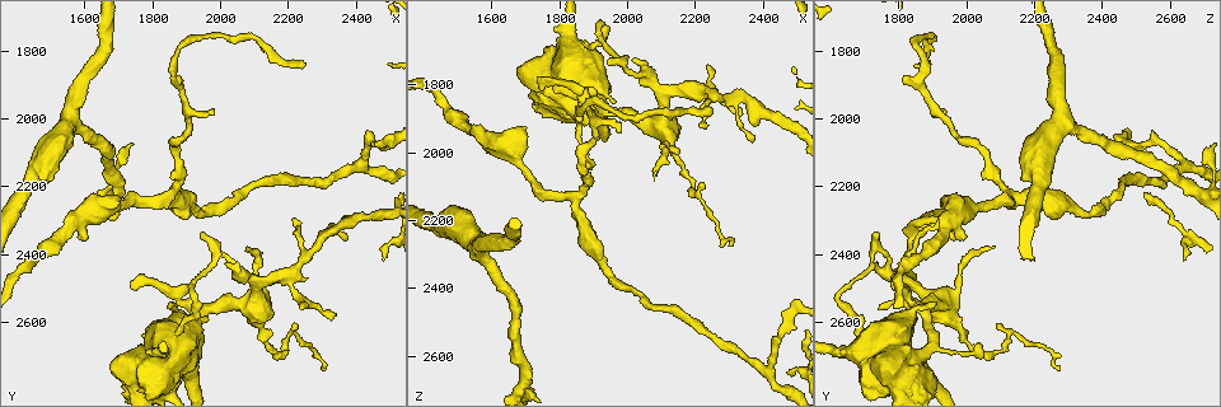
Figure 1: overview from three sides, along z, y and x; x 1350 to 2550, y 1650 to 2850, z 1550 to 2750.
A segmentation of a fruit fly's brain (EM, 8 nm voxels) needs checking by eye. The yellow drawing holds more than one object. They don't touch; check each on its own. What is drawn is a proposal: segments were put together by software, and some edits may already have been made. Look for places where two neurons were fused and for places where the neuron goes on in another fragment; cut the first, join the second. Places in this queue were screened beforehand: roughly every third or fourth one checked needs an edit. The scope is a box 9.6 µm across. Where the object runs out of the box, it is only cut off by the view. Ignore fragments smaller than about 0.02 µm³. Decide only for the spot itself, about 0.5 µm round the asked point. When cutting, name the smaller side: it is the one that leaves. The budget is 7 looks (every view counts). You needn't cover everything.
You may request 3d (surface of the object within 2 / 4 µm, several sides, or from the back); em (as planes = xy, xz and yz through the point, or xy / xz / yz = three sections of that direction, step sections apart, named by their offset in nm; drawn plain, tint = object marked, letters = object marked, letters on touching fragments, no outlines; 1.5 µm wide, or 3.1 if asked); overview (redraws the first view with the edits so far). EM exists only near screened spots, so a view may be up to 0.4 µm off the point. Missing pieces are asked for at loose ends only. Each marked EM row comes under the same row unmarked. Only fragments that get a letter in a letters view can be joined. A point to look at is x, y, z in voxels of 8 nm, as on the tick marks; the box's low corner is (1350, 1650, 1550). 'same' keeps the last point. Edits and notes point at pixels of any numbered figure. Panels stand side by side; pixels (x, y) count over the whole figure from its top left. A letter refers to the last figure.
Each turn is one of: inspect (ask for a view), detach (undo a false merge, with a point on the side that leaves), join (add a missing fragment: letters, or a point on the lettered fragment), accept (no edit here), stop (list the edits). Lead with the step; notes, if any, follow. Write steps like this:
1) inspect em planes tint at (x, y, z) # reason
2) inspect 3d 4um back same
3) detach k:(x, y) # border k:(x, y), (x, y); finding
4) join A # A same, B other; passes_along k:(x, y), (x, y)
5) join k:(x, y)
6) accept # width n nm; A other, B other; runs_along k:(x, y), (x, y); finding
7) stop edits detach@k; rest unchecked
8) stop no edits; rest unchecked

inspect 3d 4um at (1990, 1970, 1940) # an open end

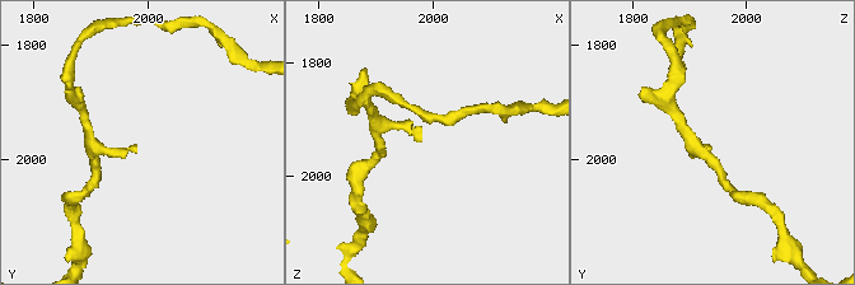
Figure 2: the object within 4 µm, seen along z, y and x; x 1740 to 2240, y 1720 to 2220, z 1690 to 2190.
inspect em planes letters at (1980, 1980, 1935)

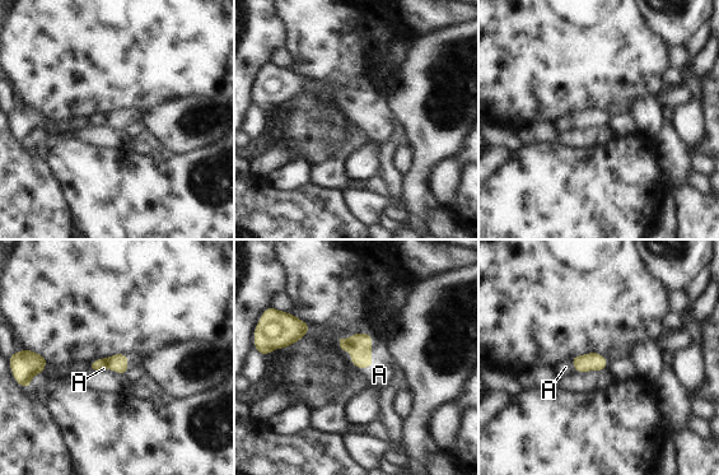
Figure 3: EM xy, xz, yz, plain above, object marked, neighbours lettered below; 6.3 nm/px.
join A # A same; passes_along 3:(359, 345), (369, 335), (381, 372); it goes on there

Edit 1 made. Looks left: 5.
inspect 3d 4um at (1850, 2710, 1860) # abrupt turn

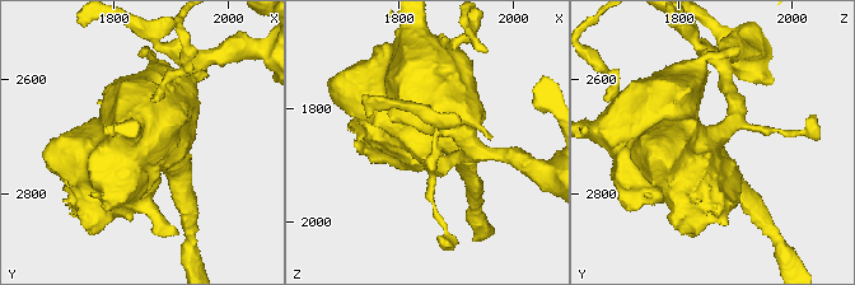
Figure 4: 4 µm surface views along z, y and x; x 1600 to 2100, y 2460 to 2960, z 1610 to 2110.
inspect em xz step 8 tint at (1845, 2705, 1850)

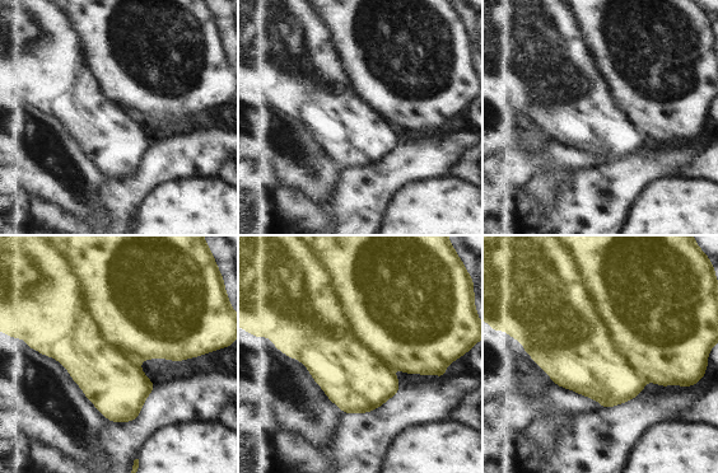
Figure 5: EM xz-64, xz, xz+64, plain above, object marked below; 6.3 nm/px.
inspect em yz step 4 letters same

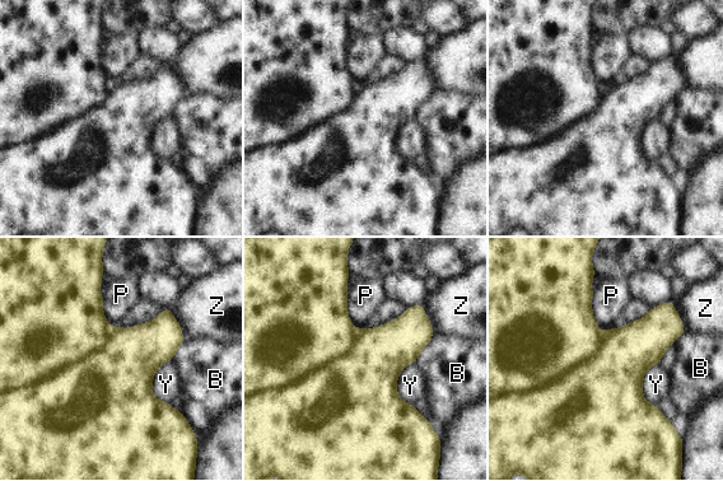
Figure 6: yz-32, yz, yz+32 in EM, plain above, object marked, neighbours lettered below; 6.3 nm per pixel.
detach 6:(550, 334) # B other, P other, Y other, Z other; border 6:(603, 332), (592, 354), (527, 390); a second neuron is stuck on

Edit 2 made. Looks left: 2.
stop edits join@3, detach@6; rest unchecked

